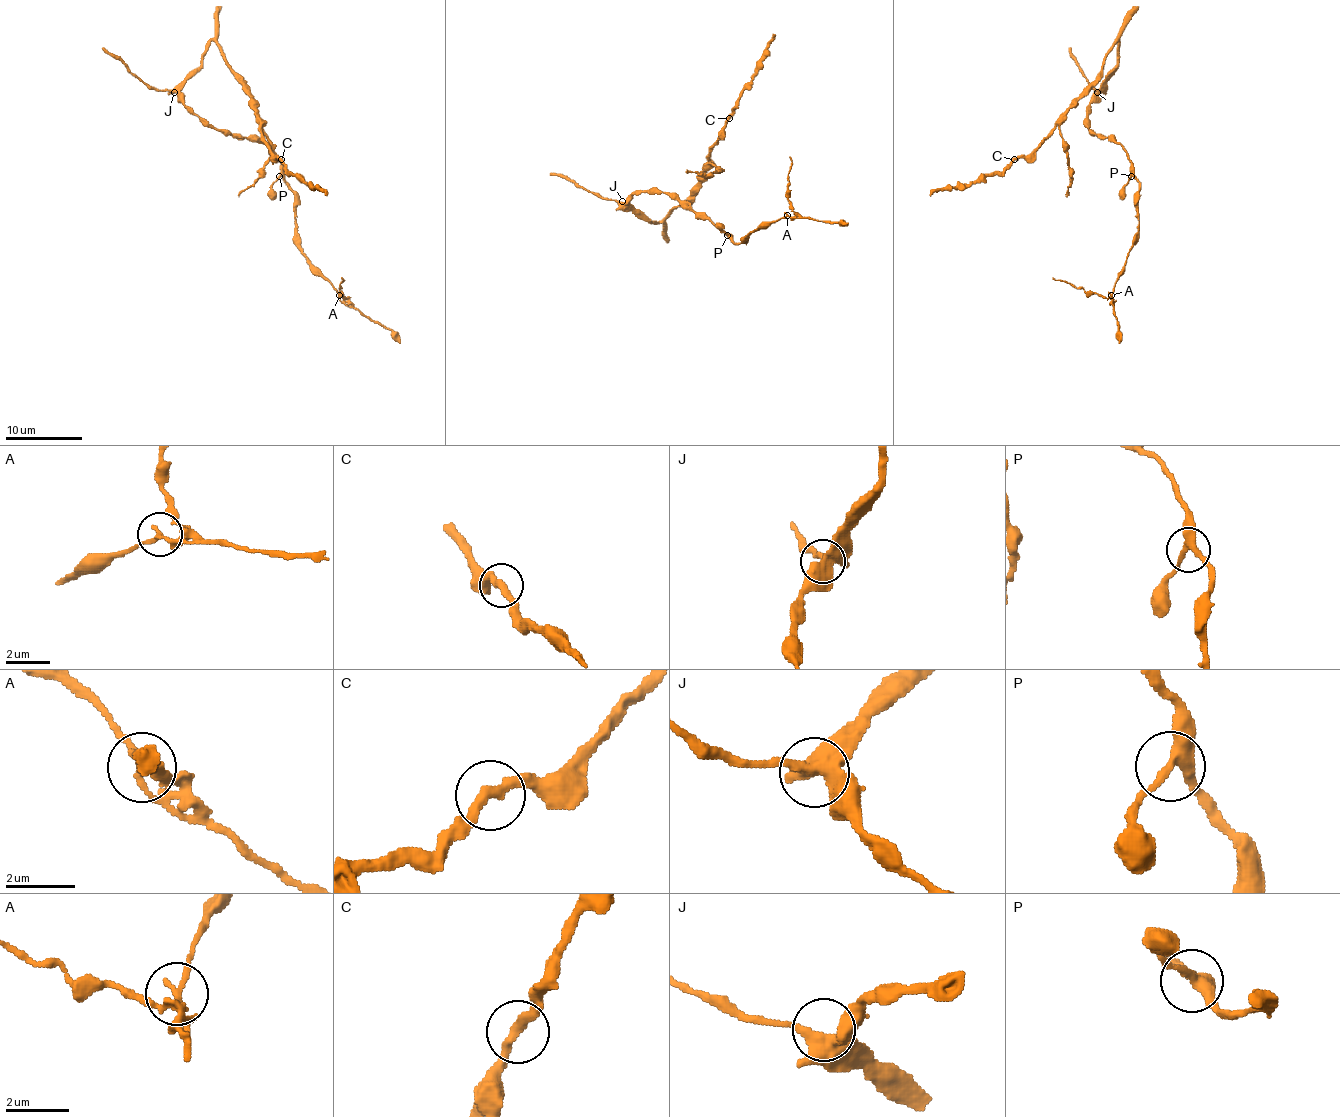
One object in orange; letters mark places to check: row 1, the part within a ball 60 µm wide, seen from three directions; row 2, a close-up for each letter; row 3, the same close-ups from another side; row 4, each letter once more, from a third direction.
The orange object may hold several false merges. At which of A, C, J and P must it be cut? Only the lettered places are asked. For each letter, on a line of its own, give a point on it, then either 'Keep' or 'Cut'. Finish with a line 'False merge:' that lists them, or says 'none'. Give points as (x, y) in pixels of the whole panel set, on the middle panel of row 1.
A: Place: (787, 215). Cut
C: Place: (729, 118). Keep
J: Place: (622, 201). Keep
P: Place: (727, 235). Keep
False merge: A

